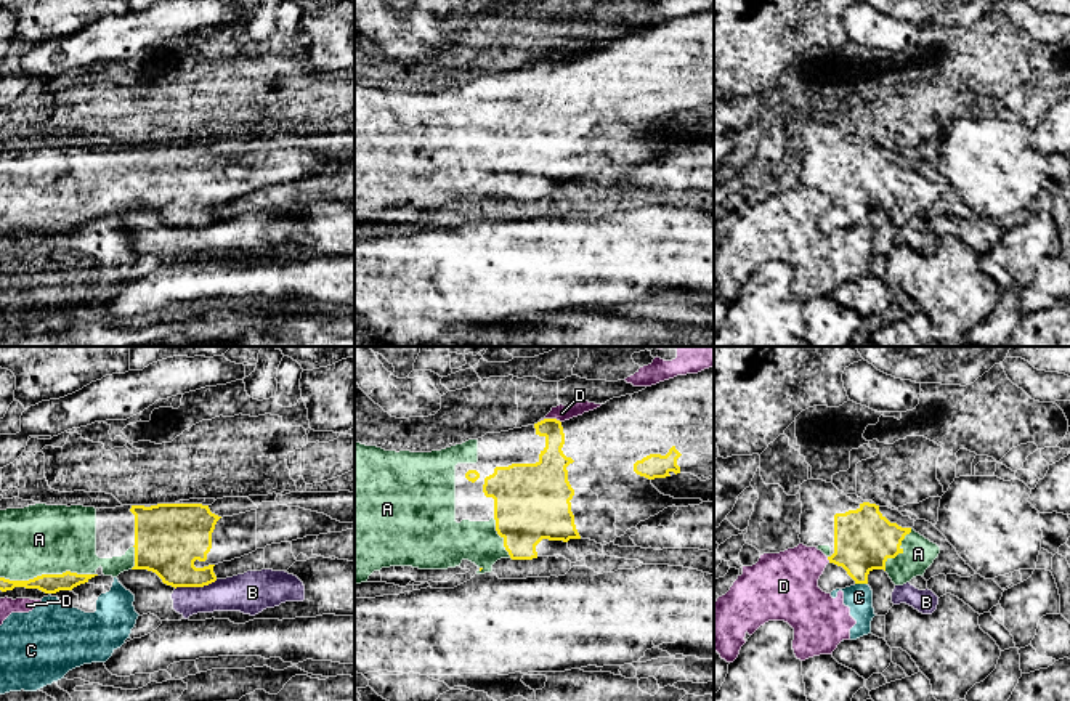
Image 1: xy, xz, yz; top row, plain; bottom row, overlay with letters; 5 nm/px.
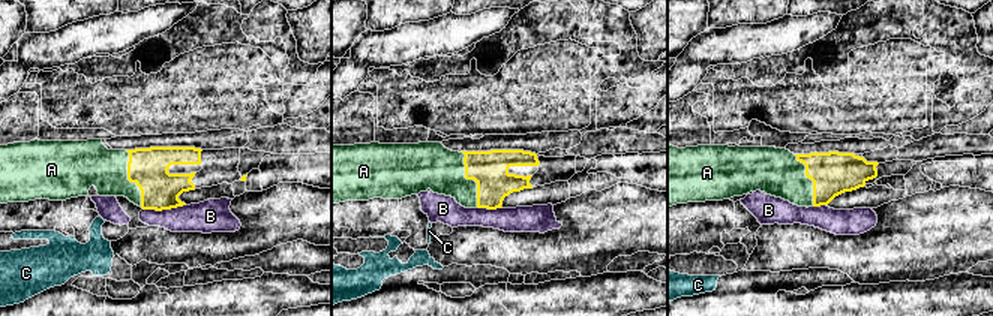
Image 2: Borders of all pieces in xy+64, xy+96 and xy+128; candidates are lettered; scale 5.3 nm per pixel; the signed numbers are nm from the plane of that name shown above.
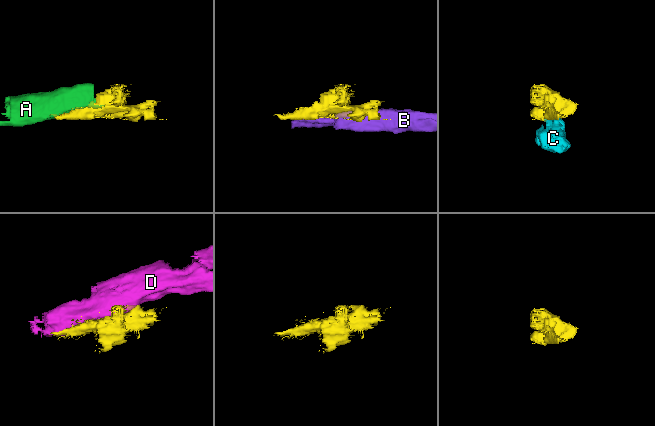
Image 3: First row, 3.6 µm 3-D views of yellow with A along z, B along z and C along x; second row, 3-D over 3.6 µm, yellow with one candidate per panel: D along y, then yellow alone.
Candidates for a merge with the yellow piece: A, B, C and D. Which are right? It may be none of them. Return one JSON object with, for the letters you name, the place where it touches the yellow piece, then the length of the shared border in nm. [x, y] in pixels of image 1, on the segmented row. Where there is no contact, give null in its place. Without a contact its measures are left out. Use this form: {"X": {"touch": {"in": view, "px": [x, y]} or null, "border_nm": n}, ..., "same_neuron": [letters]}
{"A": {"touch": {"in": "xy", "px": [47, 575]}, "border_nm": 480}, "same_neuron": ["A"]}

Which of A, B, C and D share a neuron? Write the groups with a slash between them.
A / B / C D

